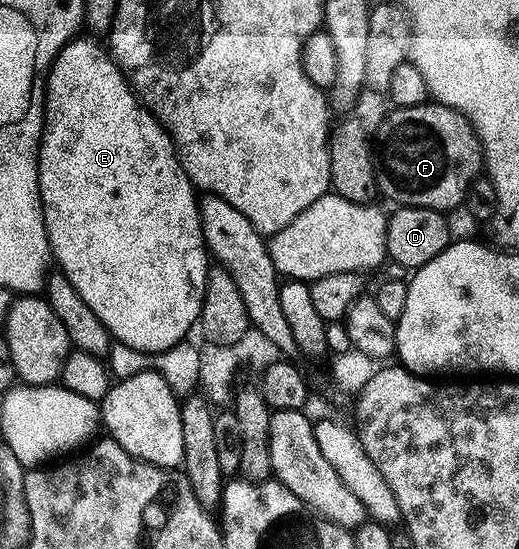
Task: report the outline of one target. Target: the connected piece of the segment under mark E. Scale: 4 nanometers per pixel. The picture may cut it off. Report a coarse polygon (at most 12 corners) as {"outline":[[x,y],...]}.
{"outline":[[99,39],[46,81],[51,255],[113,341],[197,327],[176,145]]}

